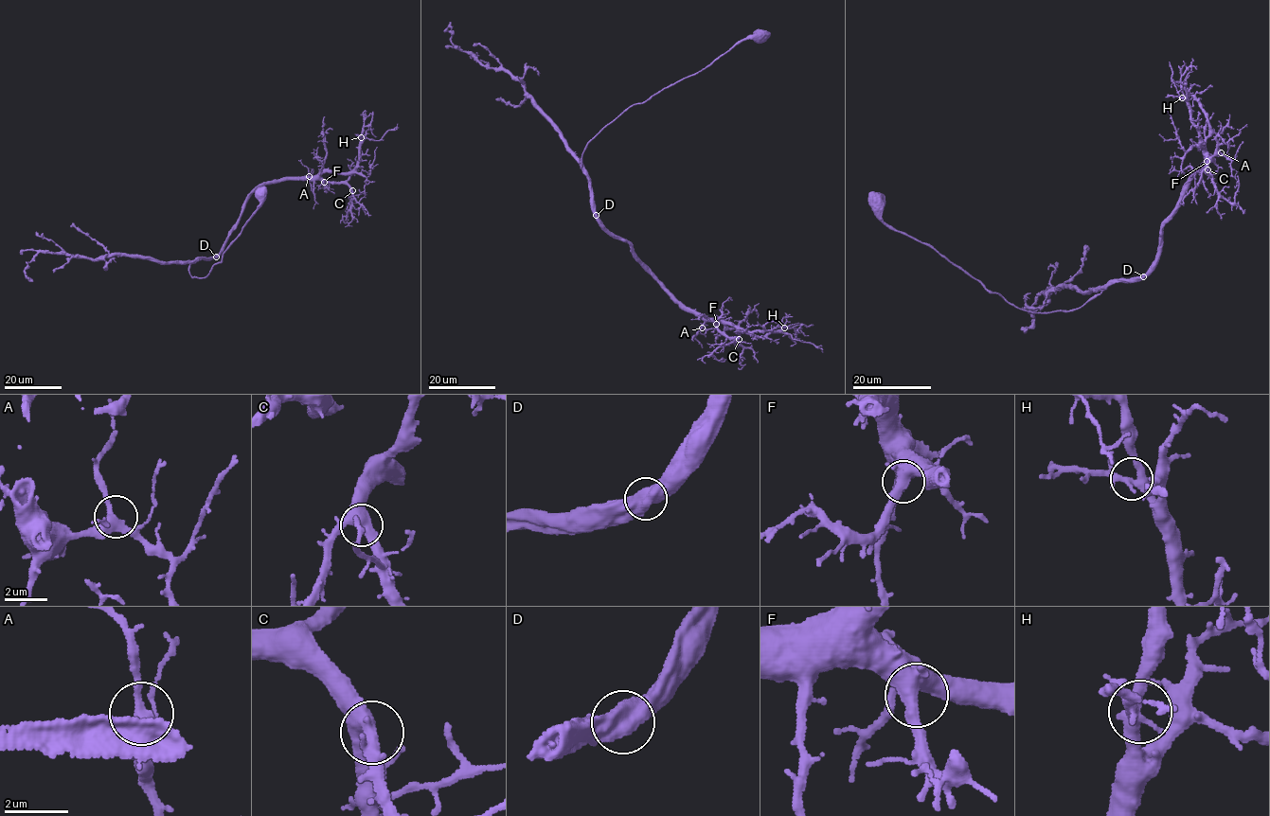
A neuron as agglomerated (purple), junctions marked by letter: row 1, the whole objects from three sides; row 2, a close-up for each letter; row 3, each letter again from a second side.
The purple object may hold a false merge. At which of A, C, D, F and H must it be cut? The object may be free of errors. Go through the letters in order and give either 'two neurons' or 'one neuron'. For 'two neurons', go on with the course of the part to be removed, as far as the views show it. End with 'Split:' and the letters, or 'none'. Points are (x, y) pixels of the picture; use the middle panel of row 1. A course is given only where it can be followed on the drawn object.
A: one neuron
C: one neuron
D: one neuron
F: one neuron
H: one neuron
Split: none

